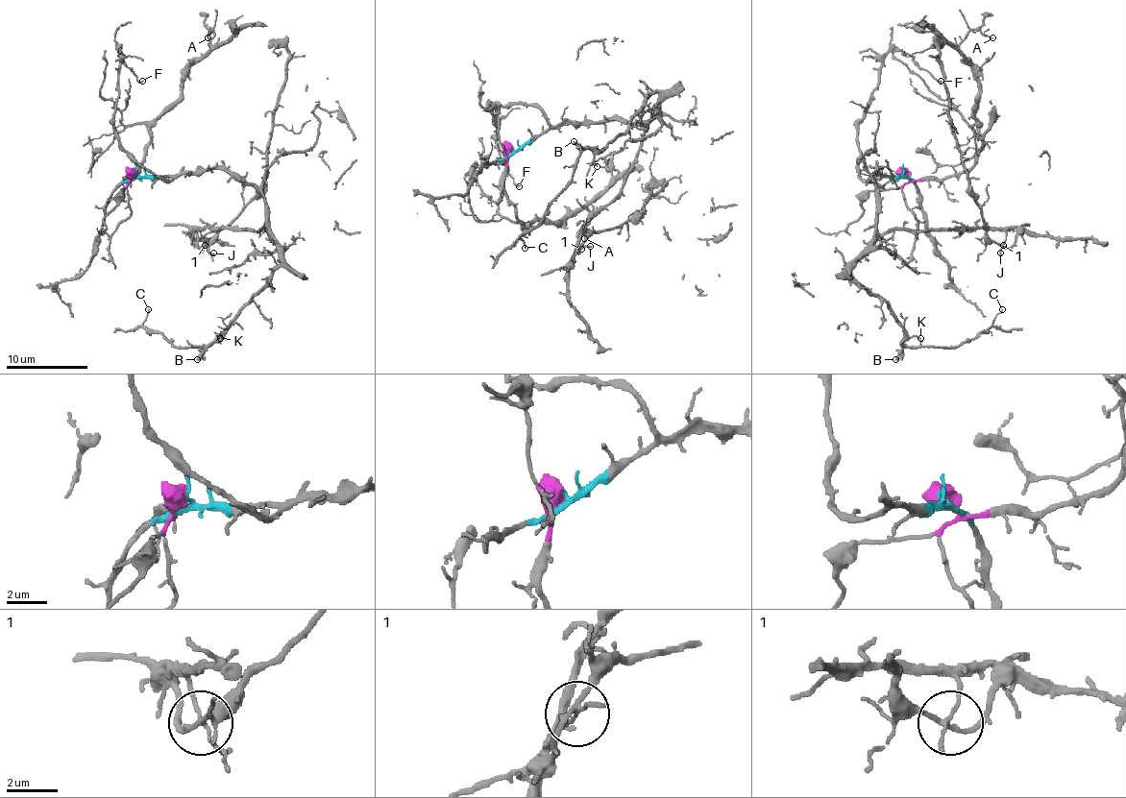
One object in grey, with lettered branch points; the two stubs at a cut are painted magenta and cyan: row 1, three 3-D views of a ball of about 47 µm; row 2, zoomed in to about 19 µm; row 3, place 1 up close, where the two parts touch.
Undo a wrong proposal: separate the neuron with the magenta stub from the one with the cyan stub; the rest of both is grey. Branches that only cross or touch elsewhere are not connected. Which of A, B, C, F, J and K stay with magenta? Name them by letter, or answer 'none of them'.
A

